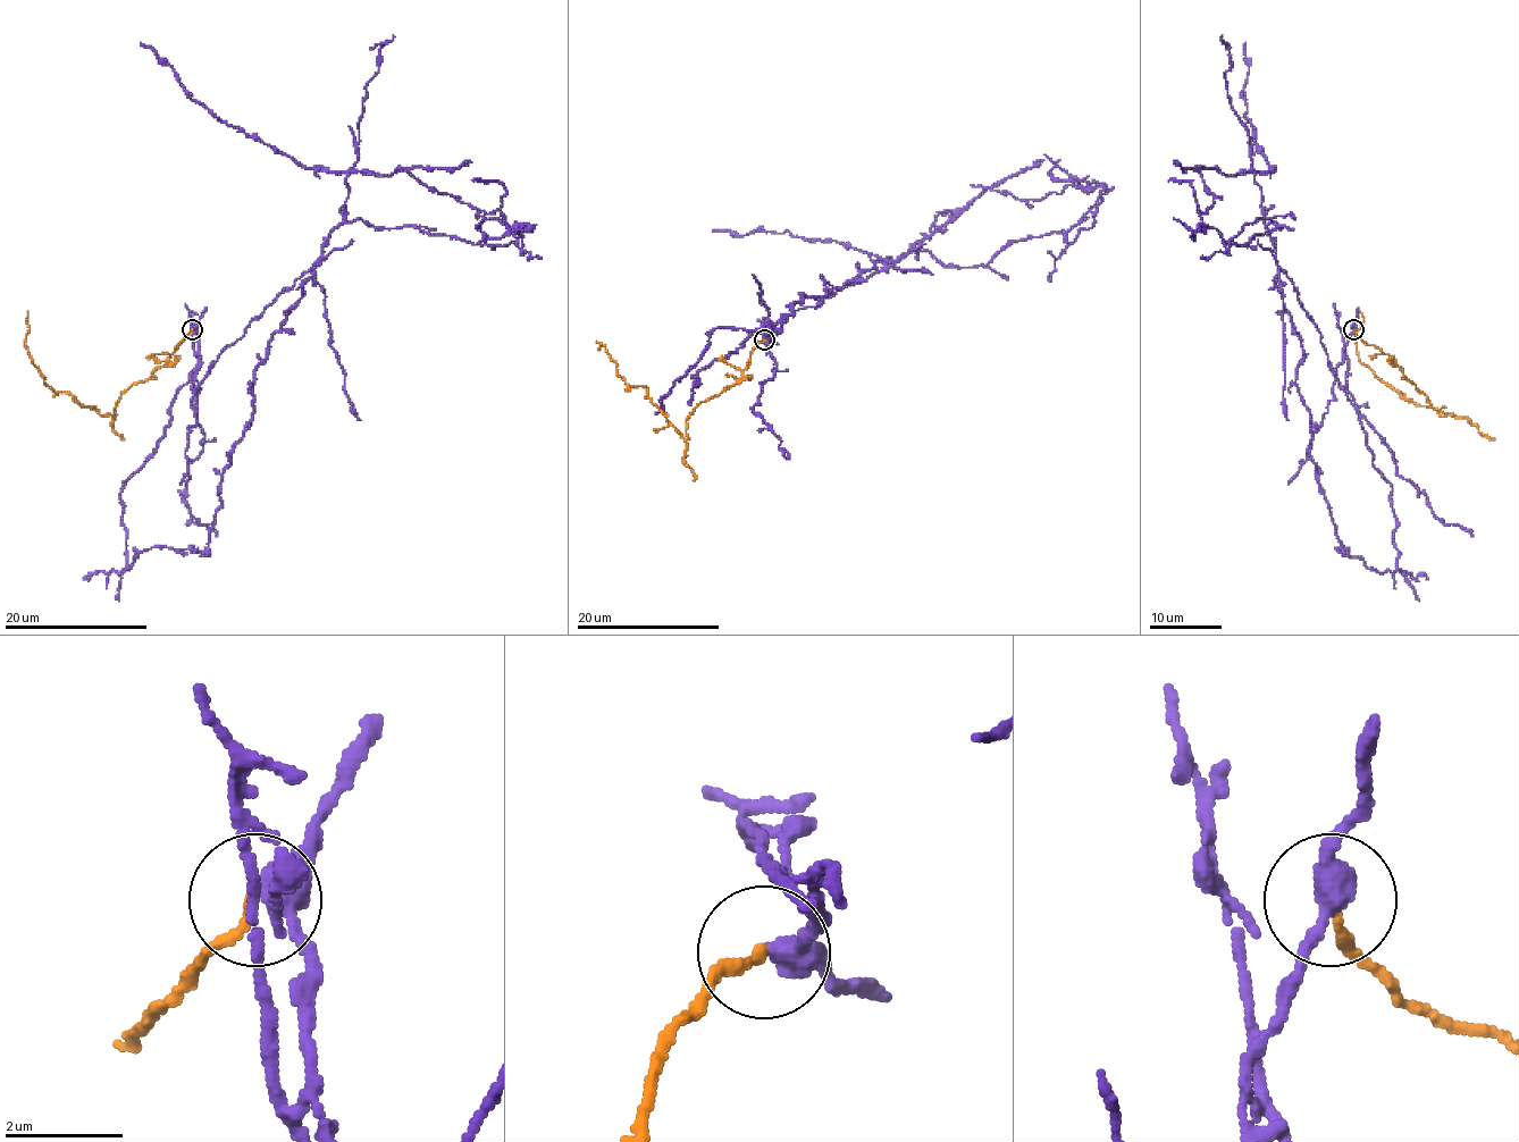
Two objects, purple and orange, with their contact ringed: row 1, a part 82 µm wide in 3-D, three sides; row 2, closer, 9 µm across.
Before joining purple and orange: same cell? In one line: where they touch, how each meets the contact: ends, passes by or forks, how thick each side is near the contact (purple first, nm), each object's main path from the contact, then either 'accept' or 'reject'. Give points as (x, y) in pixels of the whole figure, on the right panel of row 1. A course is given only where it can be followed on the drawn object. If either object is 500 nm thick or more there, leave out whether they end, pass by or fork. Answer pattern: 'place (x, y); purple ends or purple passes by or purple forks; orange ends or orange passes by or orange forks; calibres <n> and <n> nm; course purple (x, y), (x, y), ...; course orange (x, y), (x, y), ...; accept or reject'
place (1353, 329); purple passes by; orange ends; calibres 400 and 180 nm; course purple (1352, 328), (1339, 383), (1280, 271), (1305, 355), (1310, 454), (1342, 548), (1428, 579); course orange (1352, 328), (1391, 355), (1433, 408), (1451, 414), (1404, 400), (1360, 361), (1360, 311); reject

